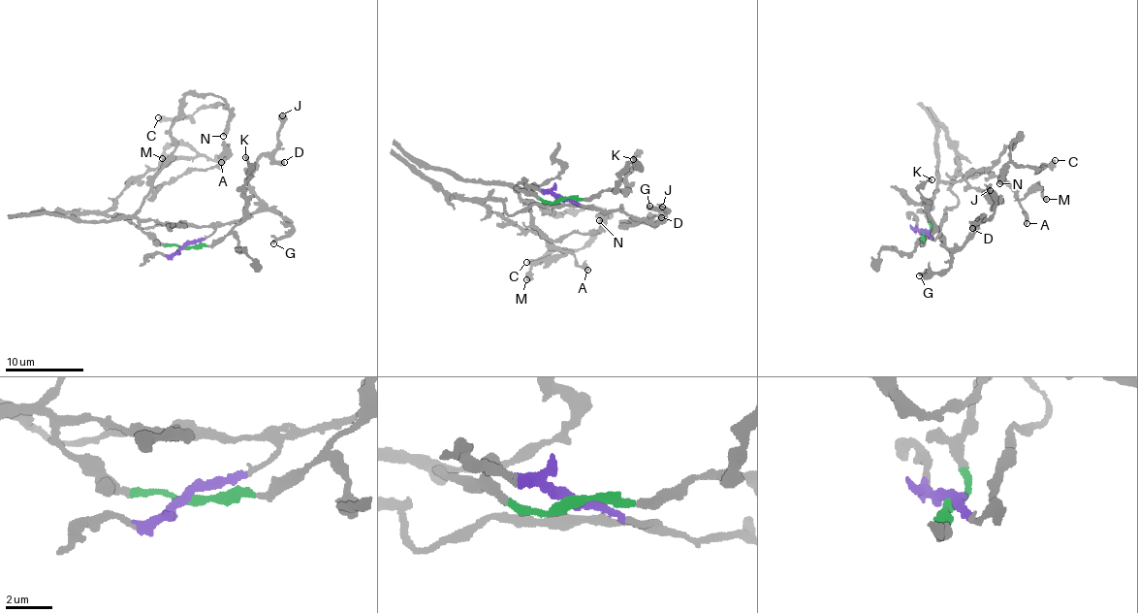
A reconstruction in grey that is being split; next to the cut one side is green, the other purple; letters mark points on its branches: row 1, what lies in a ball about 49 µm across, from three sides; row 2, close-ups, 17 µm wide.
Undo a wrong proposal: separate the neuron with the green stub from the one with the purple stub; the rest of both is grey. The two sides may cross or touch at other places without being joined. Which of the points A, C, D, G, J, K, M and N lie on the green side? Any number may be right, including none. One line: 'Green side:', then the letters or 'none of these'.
Green side: C, K, N

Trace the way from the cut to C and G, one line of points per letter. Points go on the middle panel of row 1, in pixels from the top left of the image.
C: (560, 197), (515, 187), (550, 211), (598, 208), (604, 218), (582, 247), (526, 262)
G: (560, 197), (593, 209), (616, 210), (653, 223), (665, 213), (664, 209), (649, 206)

